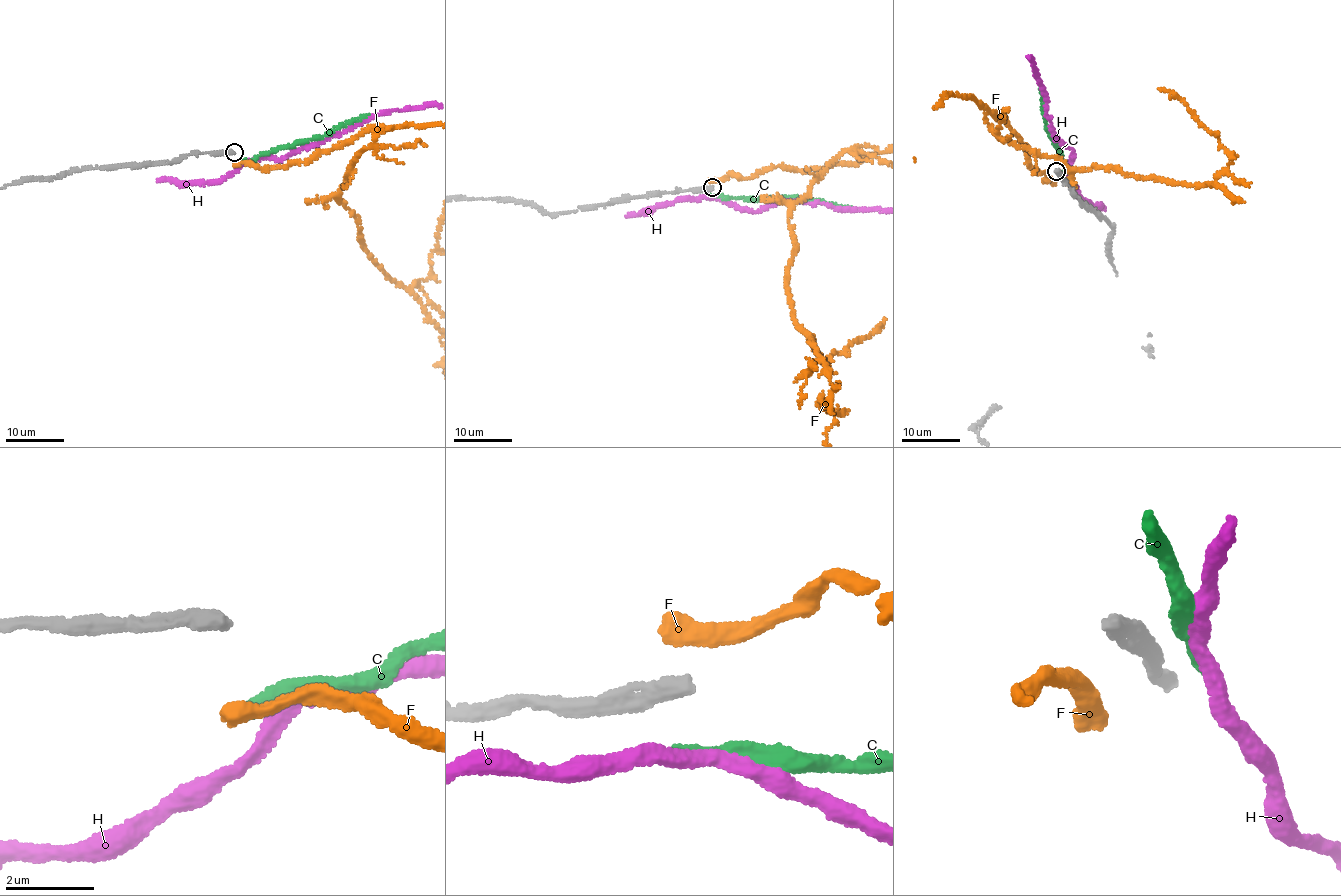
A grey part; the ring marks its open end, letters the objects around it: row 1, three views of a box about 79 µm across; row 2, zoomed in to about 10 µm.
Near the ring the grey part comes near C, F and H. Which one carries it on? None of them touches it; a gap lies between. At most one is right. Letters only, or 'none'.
none

